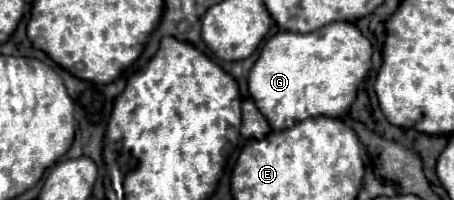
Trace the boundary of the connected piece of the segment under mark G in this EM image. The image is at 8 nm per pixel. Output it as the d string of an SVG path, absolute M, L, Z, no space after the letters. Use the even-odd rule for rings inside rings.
M330 22L320 30L308 34L278 32L270 40L266 40L260 58L250 70L250 78L248 78L250 96L256 102L258 110L262 110L262 114L270 122L272 130L286 130L296 122L312 116L342 118L356 98L358 84L364 80L364 76L372 66L370 58L372 58L372 44L350 22Z

